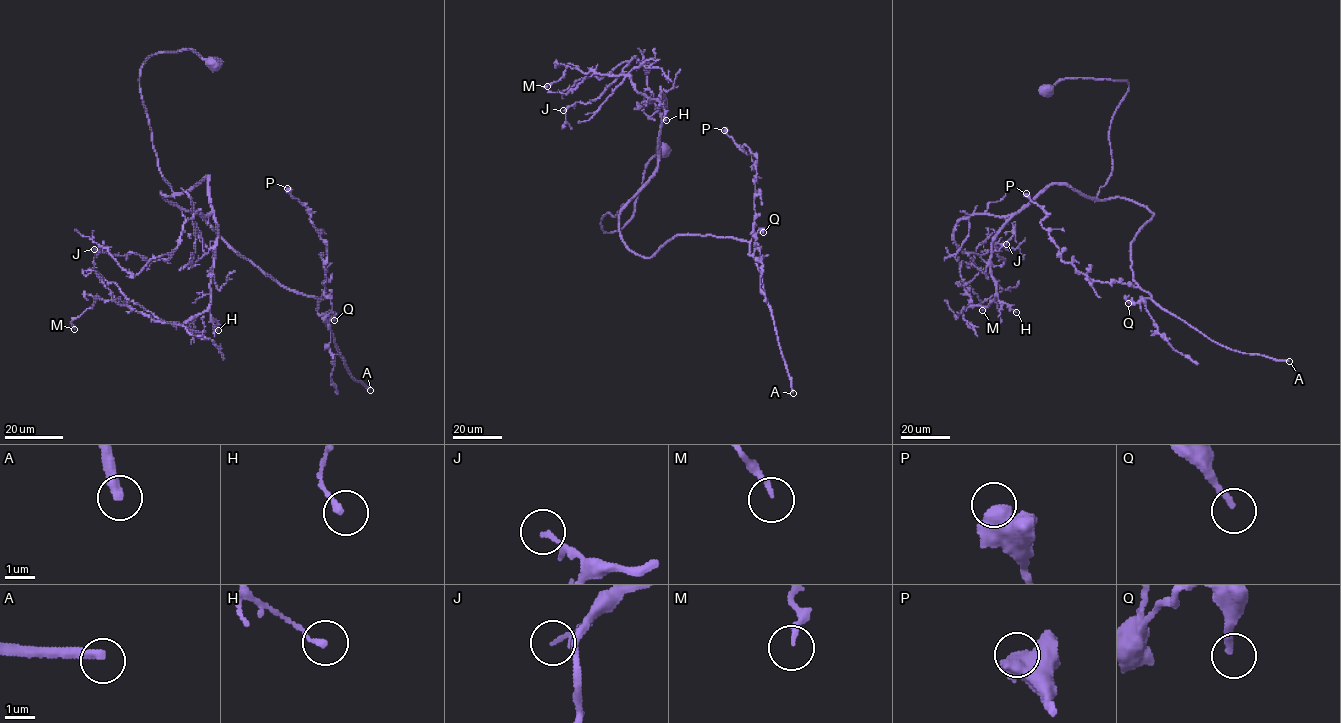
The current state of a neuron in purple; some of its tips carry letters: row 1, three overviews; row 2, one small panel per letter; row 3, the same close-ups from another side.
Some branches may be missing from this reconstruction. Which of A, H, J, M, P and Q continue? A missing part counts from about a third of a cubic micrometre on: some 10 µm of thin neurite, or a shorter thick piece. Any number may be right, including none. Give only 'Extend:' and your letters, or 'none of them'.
Extend: A, Q

